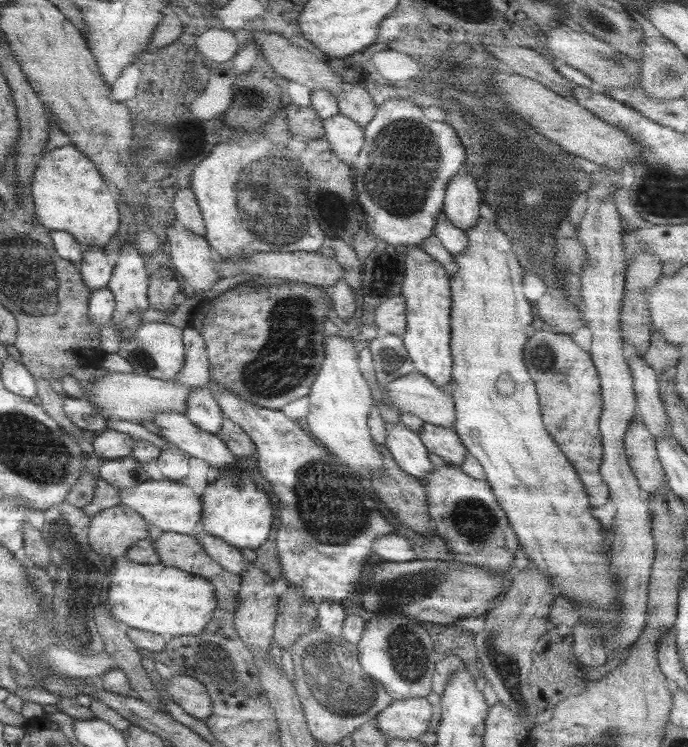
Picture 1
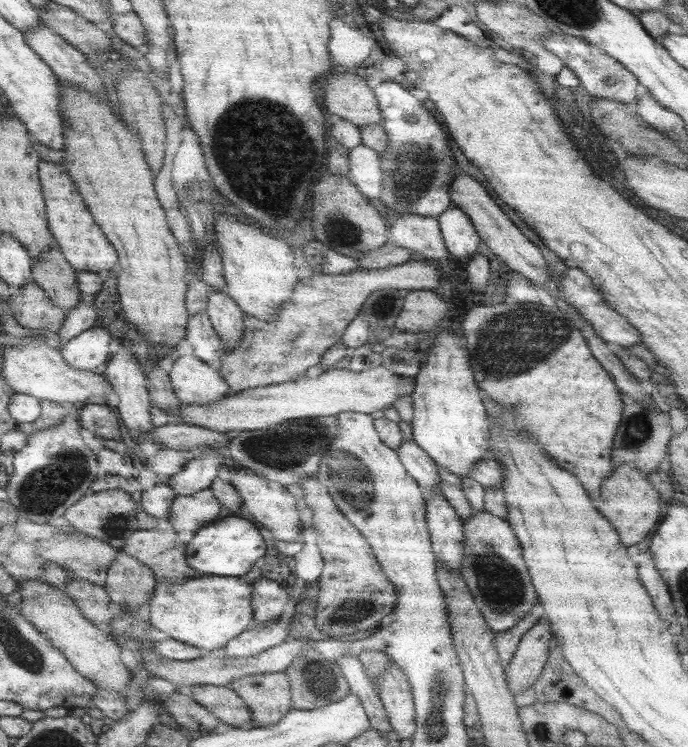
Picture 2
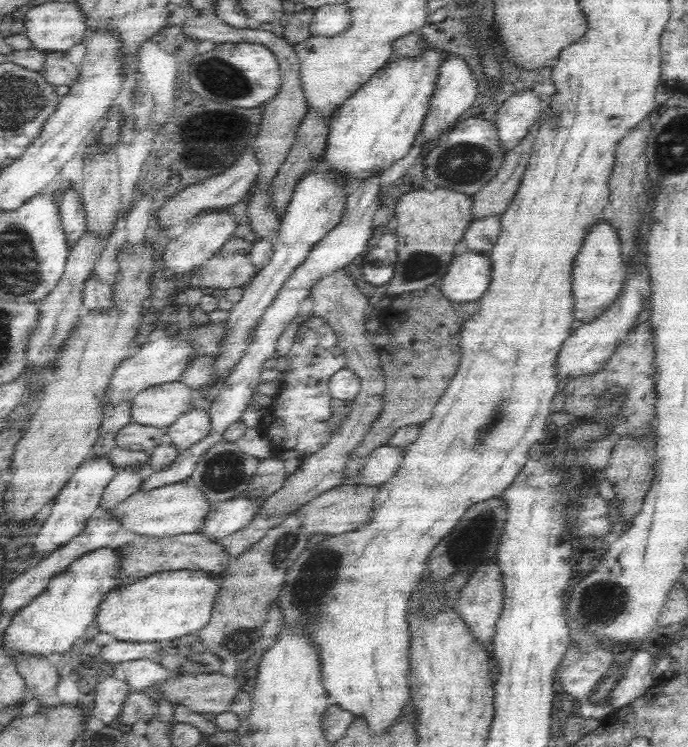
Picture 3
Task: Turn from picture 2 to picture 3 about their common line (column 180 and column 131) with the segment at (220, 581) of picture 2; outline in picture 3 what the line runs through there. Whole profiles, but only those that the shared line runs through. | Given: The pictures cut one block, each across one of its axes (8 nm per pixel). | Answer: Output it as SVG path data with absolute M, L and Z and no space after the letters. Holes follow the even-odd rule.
M164 570L150 574L134 584L116 586L106 594L96 614L96 628L110 634L116 642L102 648L102 658L116 666L132 660L158 660L162 642L174 642L184 636L198 634L212 616L222 576L212 576L204 570Z

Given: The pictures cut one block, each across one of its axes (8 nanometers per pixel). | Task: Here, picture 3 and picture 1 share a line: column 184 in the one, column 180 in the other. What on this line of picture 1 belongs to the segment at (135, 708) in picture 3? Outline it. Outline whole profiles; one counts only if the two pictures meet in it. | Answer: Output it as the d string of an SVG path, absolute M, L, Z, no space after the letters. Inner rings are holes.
M167 676L161 682L169 698L189 716L197 720L207 720L211 716L211 698L207 688L191 676Z

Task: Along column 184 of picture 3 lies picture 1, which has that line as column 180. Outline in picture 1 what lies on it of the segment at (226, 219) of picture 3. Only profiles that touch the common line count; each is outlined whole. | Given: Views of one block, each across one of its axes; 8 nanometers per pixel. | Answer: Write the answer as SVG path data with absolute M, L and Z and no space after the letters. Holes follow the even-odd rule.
M167 226L165 236L171 272L179 272L193 292L207 292L211 296L213 284L221 280L217 276L217 262L221 258L209 242L187 230L179 232L175 226Z

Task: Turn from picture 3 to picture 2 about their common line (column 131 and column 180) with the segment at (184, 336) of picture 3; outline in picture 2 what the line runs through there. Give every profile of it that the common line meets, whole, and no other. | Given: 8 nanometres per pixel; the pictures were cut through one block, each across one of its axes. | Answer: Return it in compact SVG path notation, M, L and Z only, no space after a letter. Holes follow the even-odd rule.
M179 356L173 366L171 366L171 374L169 374L171 386L173 386L173 394L179 400L179 404L187 404L187 406L207 406L213 402L219 402L221 398L229 396L229 386L227 382L221 378L221 374L217 372L217 366L209 366L205 362L201 362L197 356Z

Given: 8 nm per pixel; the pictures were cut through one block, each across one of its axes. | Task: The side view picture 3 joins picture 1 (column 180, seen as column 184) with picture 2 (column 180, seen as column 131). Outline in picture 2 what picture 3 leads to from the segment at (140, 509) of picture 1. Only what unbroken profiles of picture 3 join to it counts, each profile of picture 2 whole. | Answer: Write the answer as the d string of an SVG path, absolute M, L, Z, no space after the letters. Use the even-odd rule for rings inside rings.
M201 490L191 496L179 496L173 500L169 508L169 526L177 532L187 532L187 536L195 536L197 530L205 528L207 524L213 524L223 516L219 500L213 496L213 492Z

